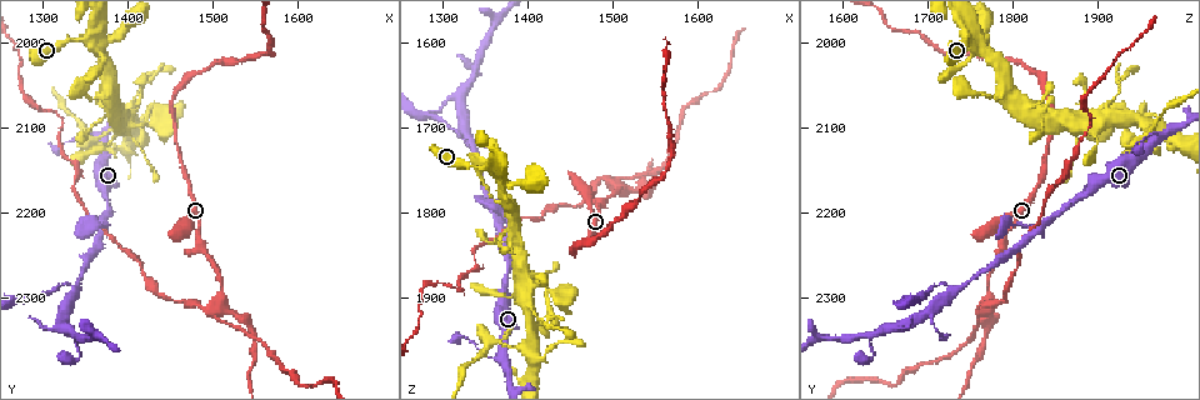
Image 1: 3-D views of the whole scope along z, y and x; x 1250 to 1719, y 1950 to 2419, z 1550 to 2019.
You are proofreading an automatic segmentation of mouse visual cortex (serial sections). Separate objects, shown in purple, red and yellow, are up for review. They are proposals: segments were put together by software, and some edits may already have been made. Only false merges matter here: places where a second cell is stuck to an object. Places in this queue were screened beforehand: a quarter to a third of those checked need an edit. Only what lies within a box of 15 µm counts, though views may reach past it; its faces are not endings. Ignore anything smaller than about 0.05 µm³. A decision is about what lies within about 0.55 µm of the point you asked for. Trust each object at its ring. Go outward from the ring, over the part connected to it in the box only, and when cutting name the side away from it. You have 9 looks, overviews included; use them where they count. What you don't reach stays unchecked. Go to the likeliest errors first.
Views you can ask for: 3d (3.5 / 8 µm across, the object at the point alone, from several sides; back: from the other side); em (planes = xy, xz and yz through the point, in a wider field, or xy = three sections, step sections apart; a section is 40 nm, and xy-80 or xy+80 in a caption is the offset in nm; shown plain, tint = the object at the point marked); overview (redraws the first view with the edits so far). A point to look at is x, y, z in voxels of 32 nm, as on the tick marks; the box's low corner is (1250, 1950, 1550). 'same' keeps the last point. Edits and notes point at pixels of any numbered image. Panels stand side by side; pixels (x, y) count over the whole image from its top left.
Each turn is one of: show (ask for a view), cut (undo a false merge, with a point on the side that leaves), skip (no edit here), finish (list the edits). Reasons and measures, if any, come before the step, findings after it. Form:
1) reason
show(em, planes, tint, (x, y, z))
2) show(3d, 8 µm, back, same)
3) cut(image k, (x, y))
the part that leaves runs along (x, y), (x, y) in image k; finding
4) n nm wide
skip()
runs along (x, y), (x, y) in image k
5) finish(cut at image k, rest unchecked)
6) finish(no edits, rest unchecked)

show(3d, 8 µm, back, (1500, 2315, 1765))

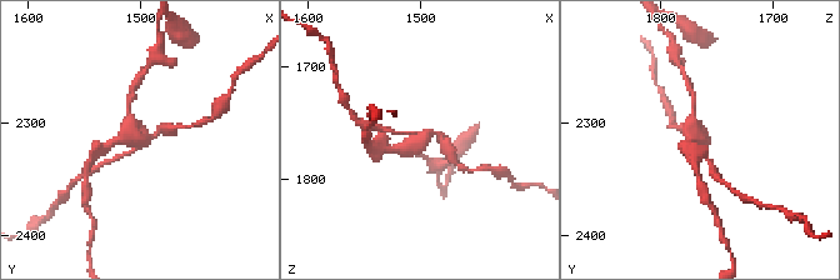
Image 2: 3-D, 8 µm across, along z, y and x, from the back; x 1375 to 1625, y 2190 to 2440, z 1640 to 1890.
show(3d, 3.5 µm, back, (1496, 2312, 1768))

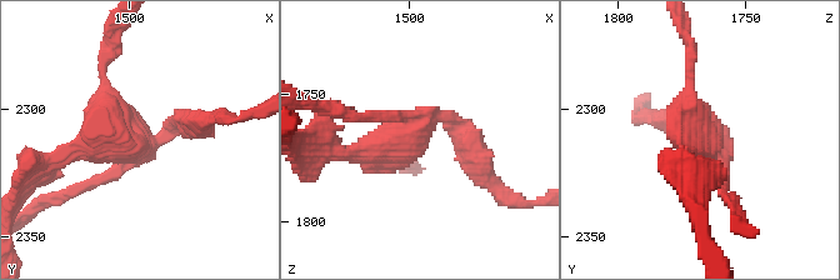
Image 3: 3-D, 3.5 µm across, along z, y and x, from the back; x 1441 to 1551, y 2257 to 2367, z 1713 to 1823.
4 arms; arms of 150, 200, 200, 200 nm
show(em, planes, tint, (1498, 2315, 1766))

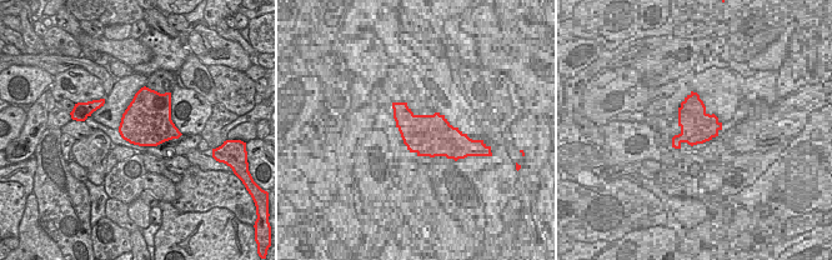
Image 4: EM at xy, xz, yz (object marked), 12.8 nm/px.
600 nm wide
cut(image 3, (465, 156))
the part that leaves runs along (433, 120), (453, 120), (506, 198) in image 3; two cells meet here

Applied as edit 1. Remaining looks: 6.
side arm on a straight run
show(3d, 3.5 µm, (1340, 2295, 1735))

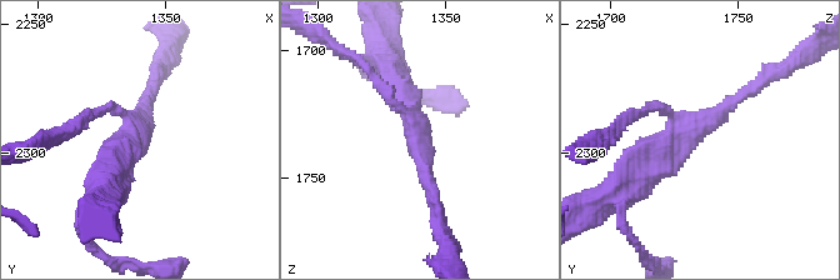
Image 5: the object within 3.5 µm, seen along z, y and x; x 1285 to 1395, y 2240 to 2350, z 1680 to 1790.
3 arms; arms of 150, 200, 350 nm
show(em, xy, step 5, tint, (1340, 2293, 1731))

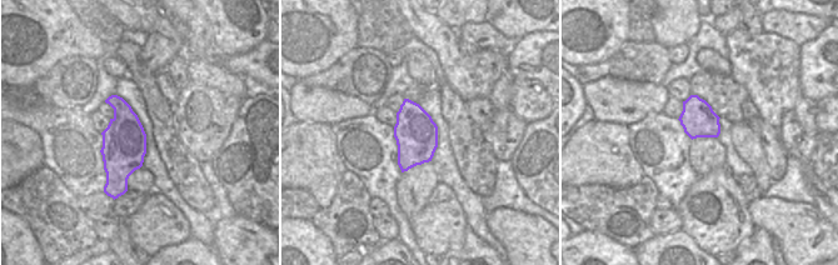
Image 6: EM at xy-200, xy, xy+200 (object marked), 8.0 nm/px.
show(em, xy, step 1, tint, same)

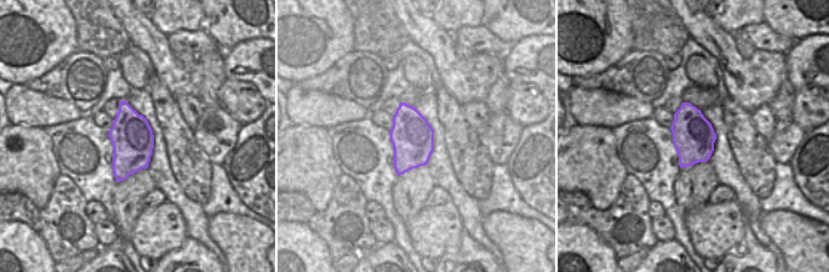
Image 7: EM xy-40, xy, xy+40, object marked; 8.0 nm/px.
skip()
runs along (753, 88), (628, 180) in image 5; all the same cell

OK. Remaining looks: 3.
see it whole again
show(overview)

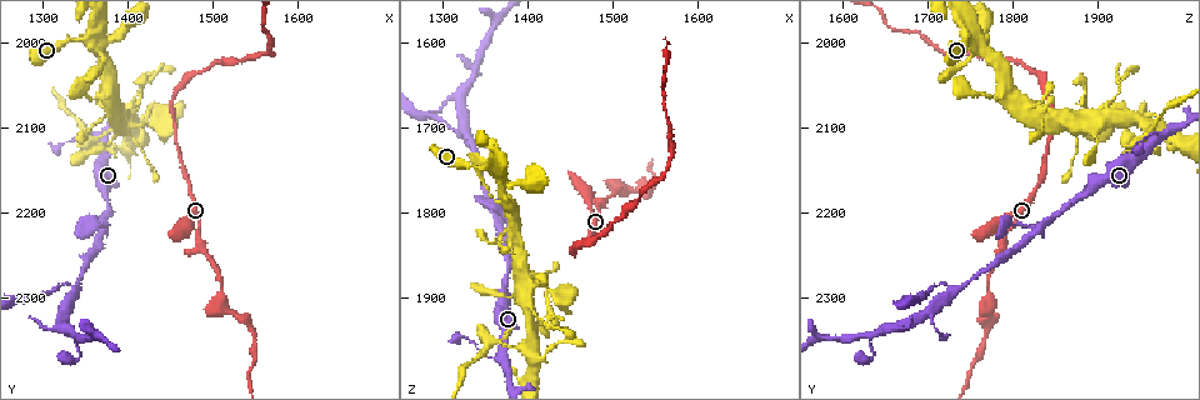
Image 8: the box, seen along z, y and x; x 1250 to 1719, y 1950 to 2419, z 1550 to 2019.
two arms in line, one across
show(3d, 3.5 µm, (1335, 2340, 1635))

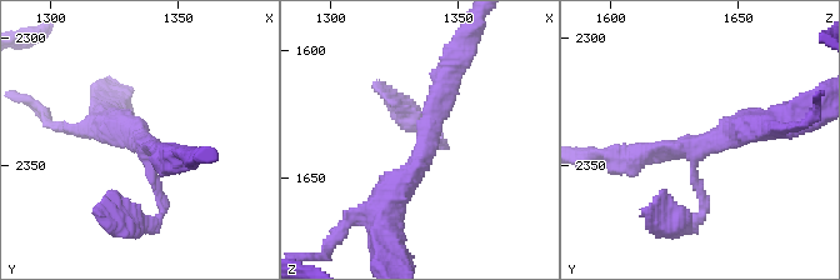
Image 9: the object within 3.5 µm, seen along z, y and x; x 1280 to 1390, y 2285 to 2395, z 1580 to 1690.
3 arms; arms of 100, 250, 400 nm; shape alone is not enough
show(em, xy, step 3, tint, (1338, 2343, 1633))

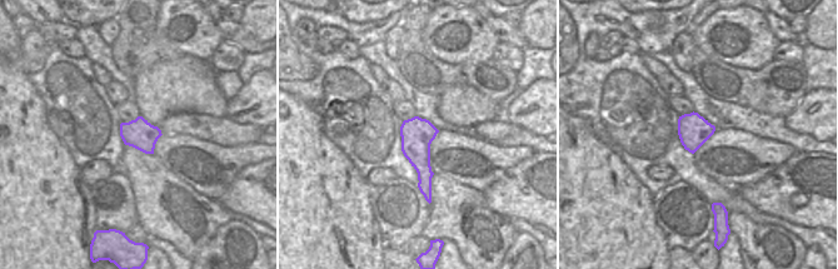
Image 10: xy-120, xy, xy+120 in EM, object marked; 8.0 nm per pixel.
skip()
runs along (388, 199), (419, 164), (454, 61) in image 9; continuous, no second cell

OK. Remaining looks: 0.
finish(cut at image 3, rest unchecked)

